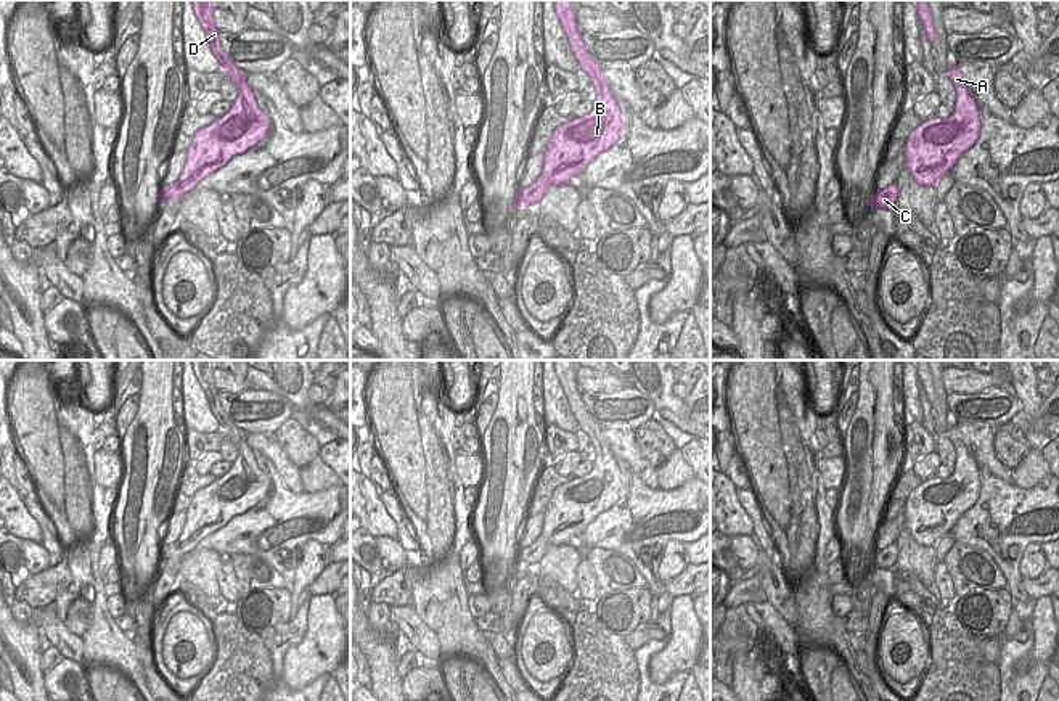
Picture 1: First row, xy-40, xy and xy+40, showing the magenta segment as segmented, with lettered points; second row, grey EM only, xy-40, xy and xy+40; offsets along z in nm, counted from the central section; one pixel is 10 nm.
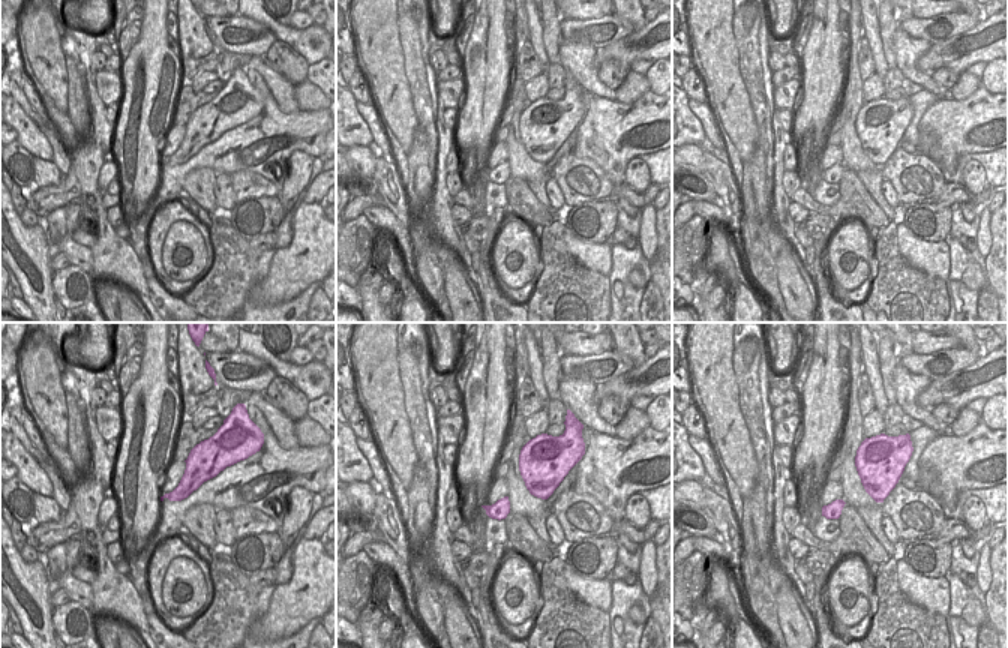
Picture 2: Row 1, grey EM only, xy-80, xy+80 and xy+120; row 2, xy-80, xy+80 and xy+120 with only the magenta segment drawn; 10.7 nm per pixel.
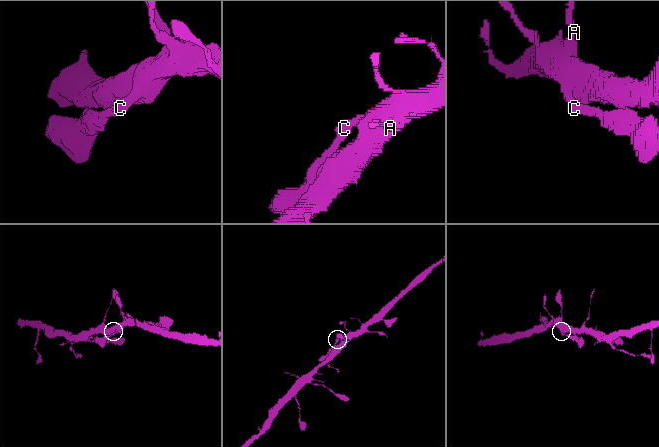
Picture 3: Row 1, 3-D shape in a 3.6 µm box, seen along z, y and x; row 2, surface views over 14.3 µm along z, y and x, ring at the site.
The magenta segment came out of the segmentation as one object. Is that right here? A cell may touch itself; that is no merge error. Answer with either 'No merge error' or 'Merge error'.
No merge error

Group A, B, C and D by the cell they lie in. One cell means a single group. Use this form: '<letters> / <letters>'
A B C D

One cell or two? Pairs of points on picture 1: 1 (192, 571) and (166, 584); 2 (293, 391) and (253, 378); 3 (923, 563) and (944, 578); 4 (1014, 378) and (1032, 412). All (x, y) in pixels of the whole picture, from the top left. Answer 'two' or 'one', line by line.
1: two
2: two
3: two
4: one

